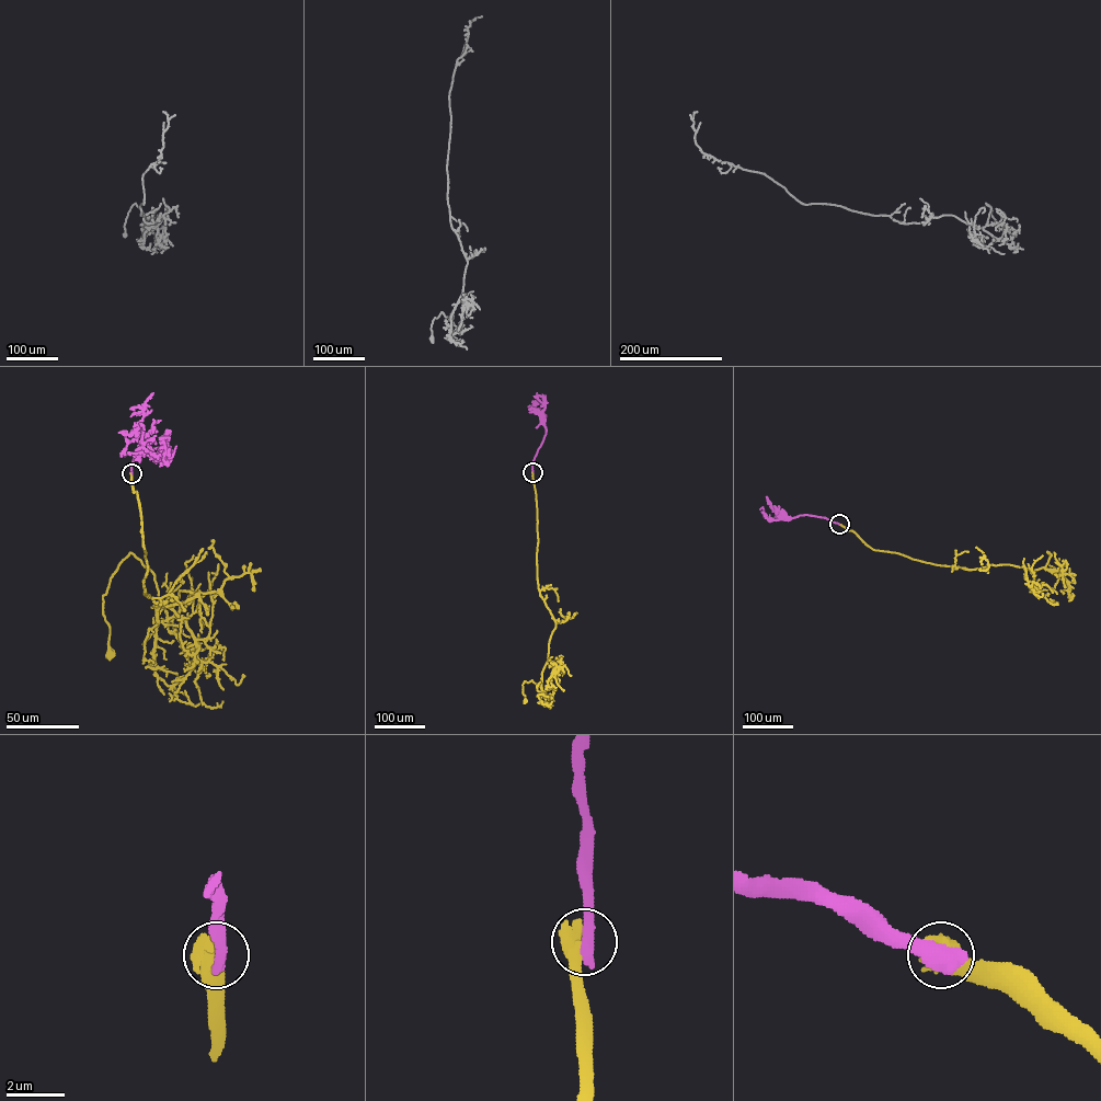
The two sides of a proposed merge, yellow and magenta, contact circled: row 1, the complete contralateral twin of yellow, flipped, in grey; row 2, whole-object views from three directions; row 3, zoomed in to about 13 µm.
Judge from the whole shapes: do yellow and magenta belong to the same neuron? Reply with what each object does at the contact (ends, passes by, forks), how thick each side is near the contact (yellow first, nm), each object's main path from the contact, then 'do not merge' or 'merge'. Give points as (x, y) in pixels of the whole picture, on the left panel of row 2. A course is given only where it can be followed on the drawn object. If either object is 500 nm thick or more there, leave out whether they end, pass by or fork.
750/650 nm | yellow via (132, 472), (145, 594), (171, 605), (198, 592), (164, 607), (129, 553), (103, 596), (110, 654) | magenta via (132, 472), (133, 460), (150, 449), (170, 447), (157, 458), (169, 460), (142, 447), (145, 429) | do not merge

